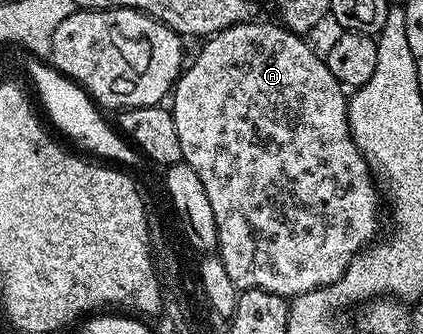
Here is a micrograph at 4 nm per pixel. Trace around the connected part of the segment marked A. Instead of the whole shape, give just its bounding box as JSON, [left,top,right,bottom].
[170,22,380,297]

